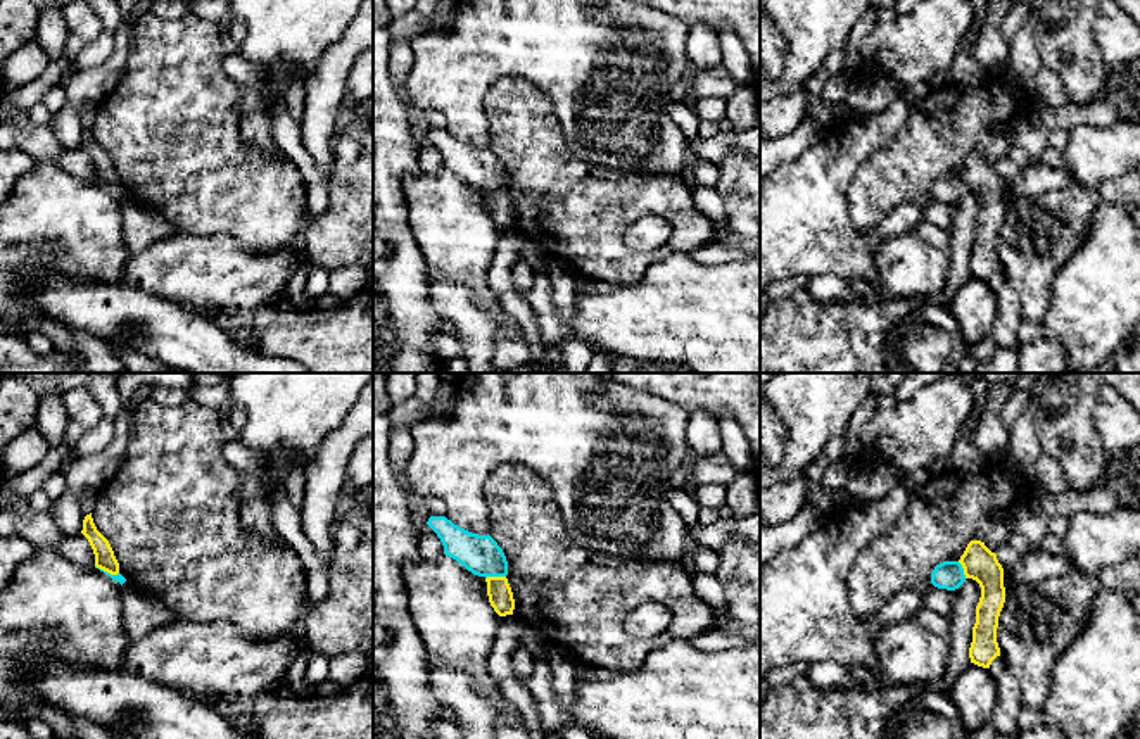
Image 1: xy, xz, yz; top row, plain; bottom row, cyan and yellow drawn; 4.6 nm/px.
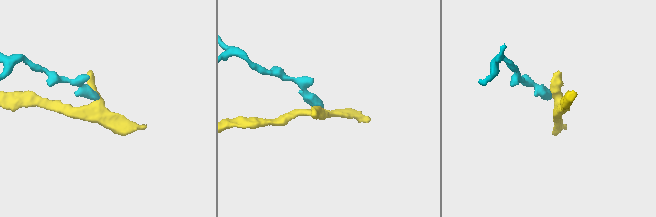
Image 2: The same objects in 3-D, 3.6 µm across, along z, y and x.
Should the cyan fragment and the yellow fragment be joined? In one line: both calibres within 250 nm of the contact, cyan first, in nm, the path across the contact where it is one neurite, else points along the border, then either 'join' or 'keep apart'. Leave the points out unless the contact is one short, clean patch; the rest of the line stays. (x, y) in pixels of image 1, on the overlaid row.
calibres 190 and 110 nm; border xz (505, 575), (489, 575), (486, 579); keep apart

